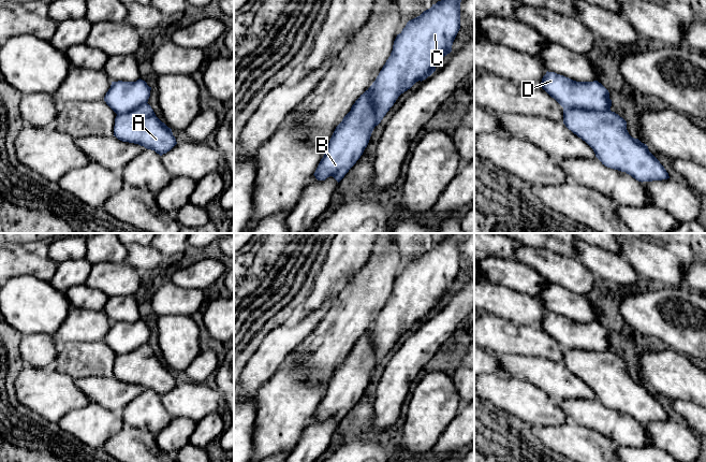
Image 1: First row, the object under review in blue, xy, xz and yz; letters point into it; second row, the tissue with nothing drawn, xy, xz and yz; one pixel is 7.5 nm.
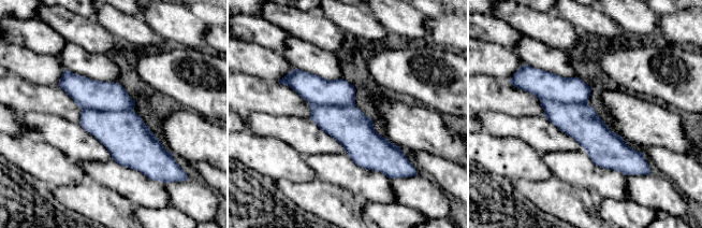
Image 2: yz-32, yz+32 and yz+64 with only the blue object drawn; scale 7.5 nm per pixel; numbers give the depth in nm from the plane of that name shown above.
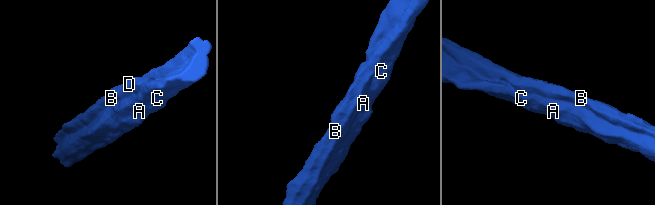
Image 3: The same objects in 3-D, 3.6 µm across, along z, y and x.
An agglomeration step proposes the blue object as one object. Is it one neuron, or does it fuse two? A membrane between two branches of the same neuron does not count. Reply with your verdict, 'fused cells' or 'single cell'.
fused cells

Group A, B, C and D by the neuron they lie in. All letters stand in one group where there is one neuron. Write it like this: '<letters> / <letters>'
A C / B D

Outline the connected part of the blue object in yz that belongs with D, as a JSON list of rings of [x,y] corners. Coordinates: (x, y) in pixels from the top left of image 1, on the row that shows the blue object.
[[[546,72],[541,87],[563,109],[611,111],[608,90],[598,81],[576,82],[555,72]]]

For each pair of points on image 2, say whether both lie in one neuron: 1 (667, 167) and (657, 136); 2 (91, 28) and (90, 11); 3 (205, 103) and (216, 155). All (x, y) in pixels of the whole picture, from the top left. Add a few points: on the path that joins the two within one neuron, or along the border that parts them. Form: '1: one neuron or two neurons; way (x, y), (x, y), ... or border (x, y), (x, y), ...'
1: two neurons; border (641, 145), (663, 146), (684, 155)
2: two neurons; border (70, 11), (94, 18)
3: two neurons; border (185, 108), (195, 111), (207, 119)

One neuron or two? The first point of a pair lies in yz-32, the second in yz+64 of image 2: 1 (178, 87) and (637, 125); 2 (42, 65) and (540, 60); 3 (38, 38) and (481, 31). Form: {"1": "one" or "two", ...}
{"1": "two", "2": "two", "3": "one"}

